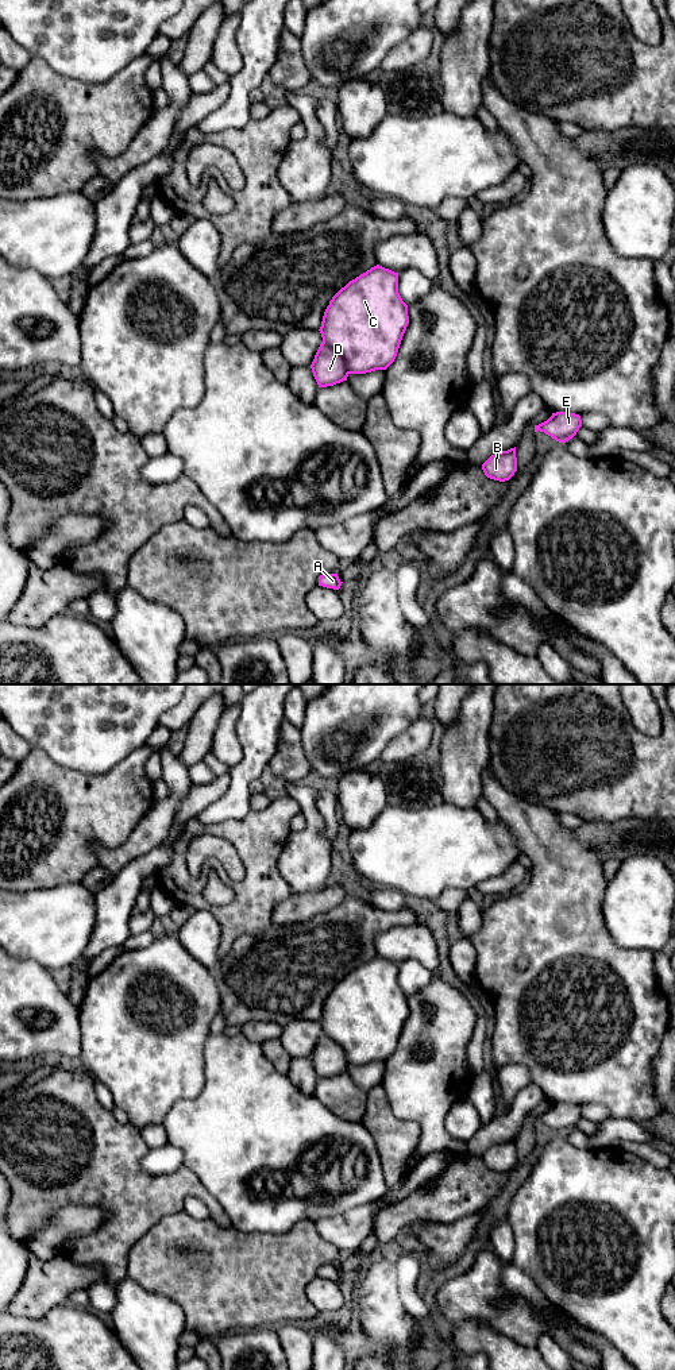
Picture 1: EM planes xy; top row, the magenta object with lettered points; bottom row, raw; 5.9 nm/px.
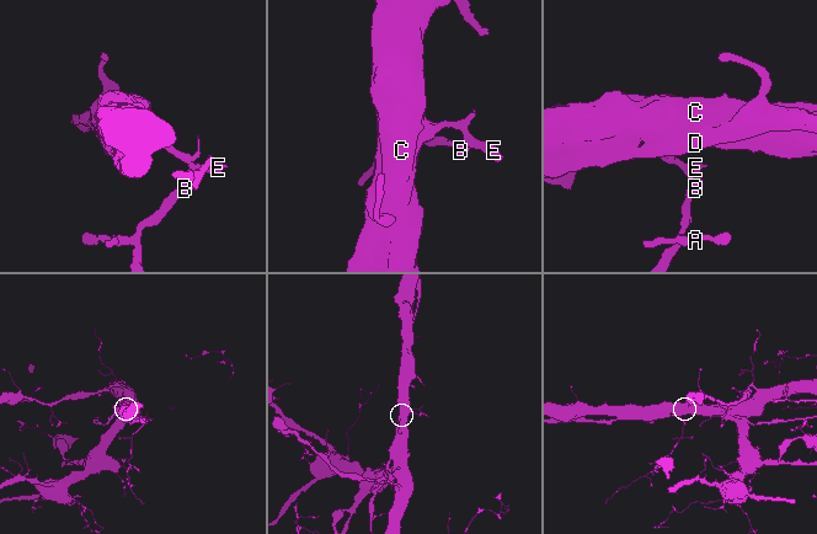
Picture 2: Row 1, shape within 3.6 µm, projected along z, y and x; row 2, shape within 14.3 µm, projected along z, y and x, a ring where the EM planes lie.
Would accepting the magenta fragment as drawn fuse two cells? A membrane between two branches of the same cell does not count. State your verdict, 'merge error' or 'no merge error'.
merge error

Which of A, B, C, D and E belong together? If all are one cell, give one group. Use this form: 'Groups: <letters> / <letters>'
Groups: A B C E / D

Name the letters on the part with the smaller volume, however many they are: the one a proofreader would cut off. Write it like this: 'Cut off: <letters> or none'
Cut off: D

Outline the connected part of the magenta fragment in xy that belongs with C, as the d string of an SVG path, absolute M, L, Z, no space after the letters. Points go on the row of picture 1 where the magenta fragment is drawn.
M377 265L332 297L319 331L323 343L344 359L350 374L366 374L386 370L394 362L408 324L408 305L398 293L398 273Z

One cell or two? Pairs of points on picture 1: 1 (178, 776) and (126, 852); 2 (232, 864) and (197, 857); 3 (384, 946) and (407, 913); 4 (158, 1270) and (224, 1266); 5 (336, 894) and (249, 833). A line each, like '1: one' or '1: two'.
1: one
2: one
3: two
4: one
5: two

